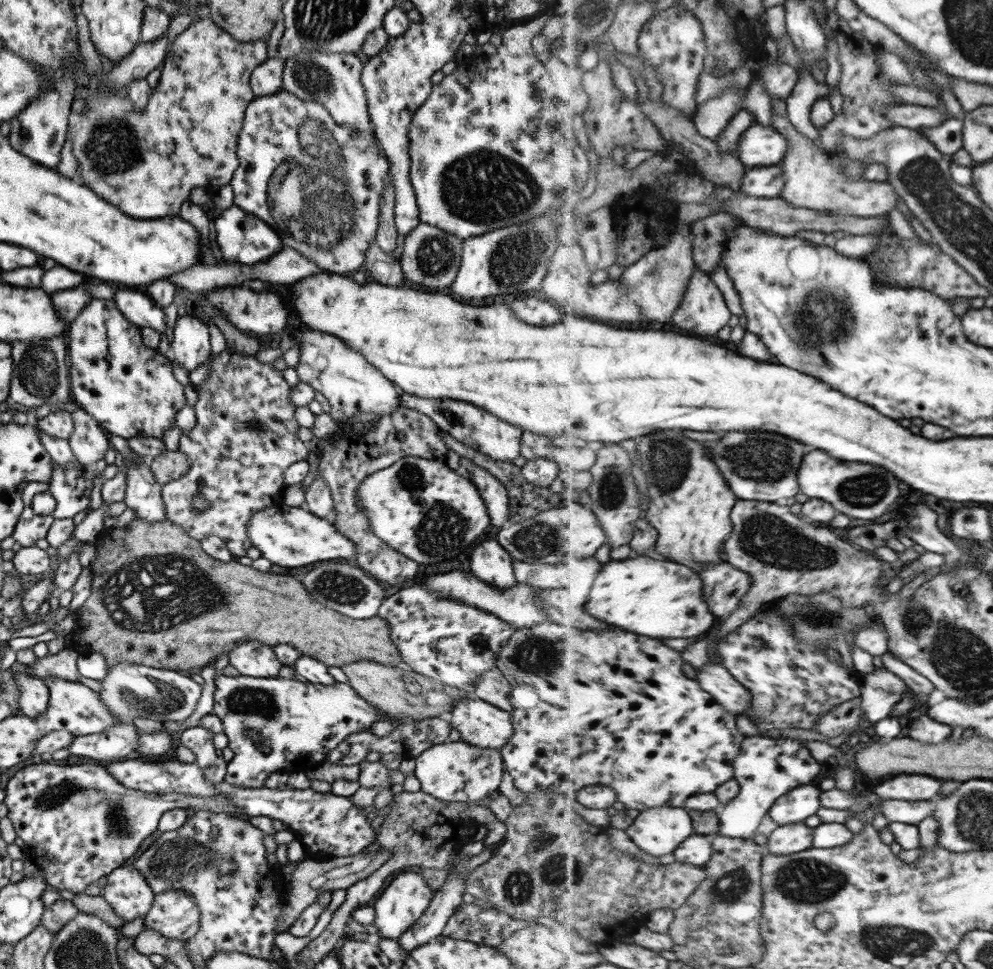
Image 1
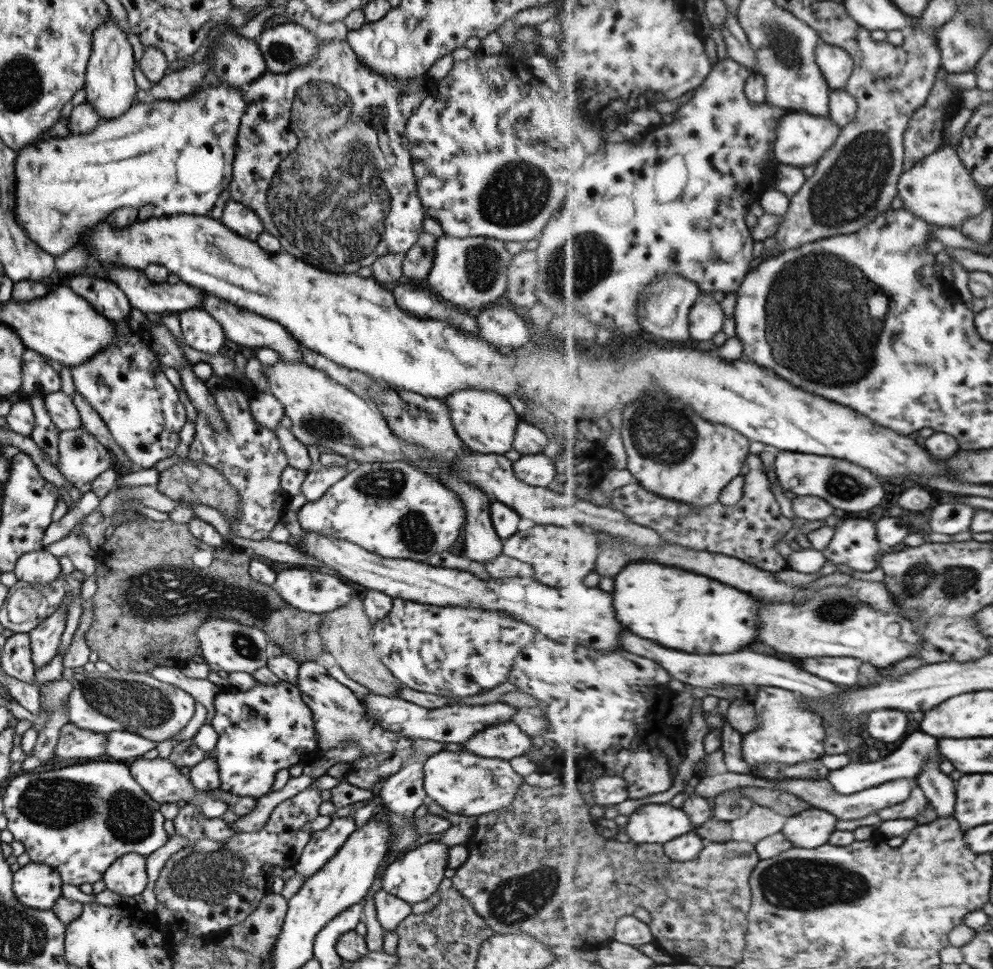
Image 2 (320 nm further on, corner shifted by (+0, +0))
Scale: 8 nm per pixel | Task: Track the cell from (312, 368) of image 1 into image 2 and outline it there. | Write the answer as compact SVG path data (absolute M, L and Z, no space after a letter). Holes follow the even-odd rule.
M211 293L202 294L200 308L221 325L221 330L231 342L236 342L243 347L250 347L251 349L271 348L271 350L278 353L279 359L283 360L283 362L299 362L299 364L303 364L298 349L301 344L298 344L278 322L273 322L261 315L243 310L234 304L224 301L222 298L213 296Z

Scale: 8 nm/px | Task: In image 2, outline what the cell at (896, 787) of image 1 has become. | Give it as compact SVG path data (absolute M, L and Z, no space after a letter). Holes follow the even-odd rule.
M900 778L899 780L892 780L891 782L884 782L874 786L873 788L866 788L861 792L855 794L843 794L832 786L829 779L781 779L778 781L778 788L791 794L796 794L799 798L806 800L812 806L828 810L831 814L836 814L838 819L843 820L861 820L867 818L871 814L878 814L880 810L884 810L889 806L905 802L912 793L915 784L910 781L911 778Z

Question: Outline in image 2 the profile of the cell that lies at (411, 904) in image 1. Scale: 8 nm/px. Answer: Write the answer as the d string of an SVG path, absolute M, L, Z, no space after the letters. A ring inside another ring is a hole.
M427 842L414 850L399 854L386 866L382 874L381 889L410 905L433 897L438 884L444 879L443 872L448 866L447 848L441 842Z

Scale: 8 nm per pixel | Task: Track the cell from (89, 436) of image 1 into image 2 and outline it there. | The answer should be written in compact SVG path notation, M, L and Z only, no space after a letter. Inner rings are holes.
M81 427L58 431L56 469L70 484L80 486L95 480L111 466L112 455Z

